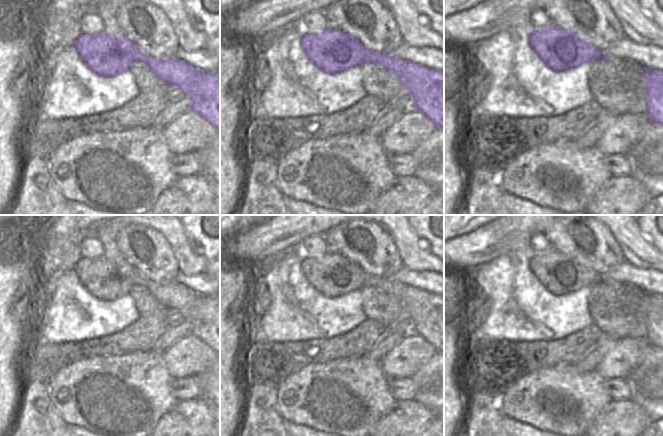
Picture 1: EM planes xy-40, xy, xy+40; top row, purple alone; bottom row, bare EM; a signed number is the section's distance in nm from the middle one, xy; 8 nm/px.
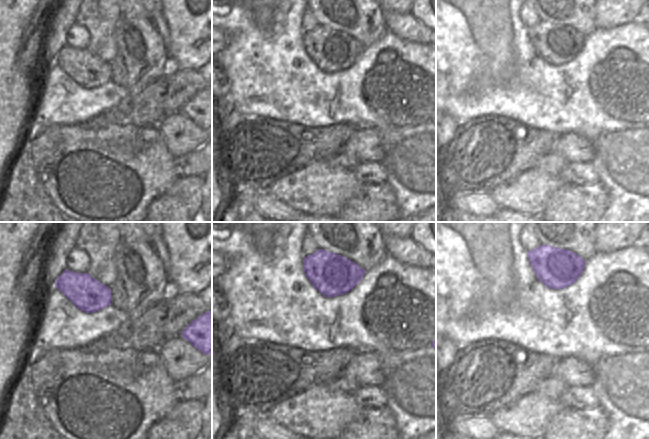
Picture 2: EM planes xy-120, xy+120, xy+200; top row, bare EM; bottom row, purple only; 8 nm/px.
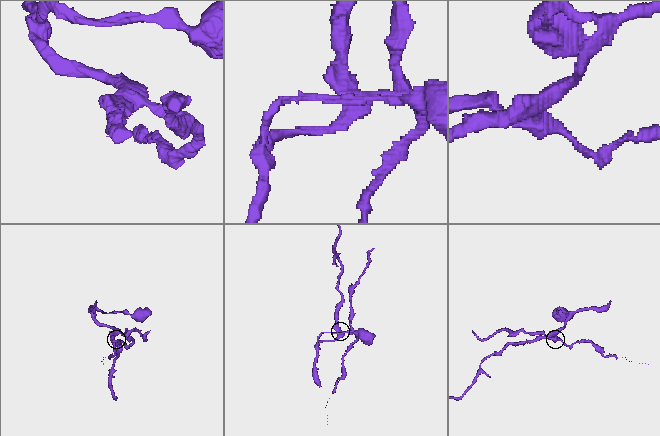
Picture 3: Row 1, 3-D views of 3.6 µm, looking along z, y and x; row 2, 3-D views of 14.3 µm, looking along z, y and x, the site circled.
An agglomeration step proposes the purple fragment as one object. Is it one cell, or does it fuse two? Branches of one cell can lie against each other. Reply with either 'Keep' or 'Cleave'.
Cleave

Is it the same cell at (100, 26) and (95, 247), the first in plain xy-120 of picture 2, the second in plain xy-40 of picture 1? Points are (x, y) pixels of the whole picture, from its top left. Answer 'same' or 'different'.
different

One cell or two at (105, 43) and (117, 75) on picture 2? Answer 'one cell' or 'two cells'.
two cells

